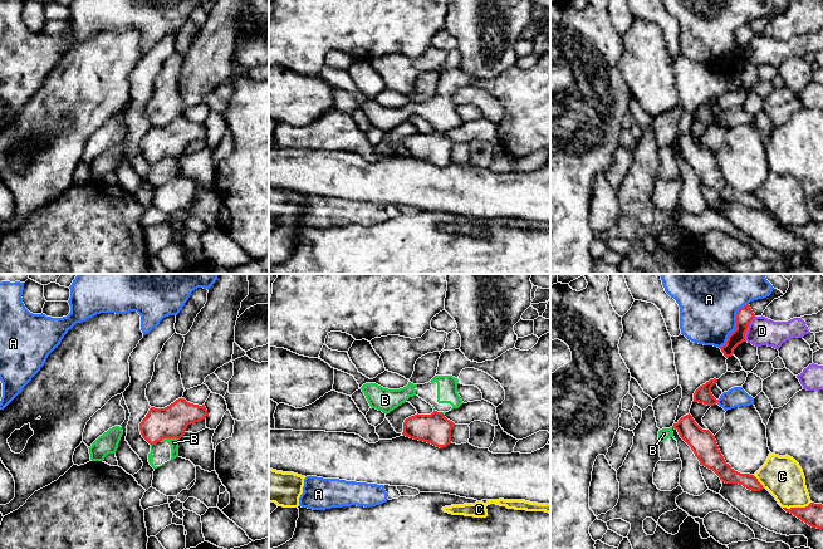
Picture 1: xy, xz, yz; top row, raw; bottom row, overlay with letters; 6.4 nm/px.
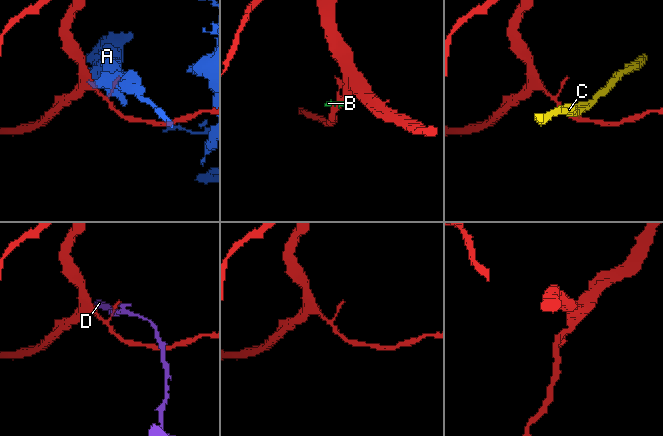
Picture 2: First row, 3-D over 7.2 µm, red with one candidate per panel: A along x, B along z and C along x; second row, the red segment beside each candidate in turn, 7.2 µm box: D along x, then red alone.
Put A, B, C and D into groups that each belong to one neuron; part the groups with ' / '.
A / B / C / D

